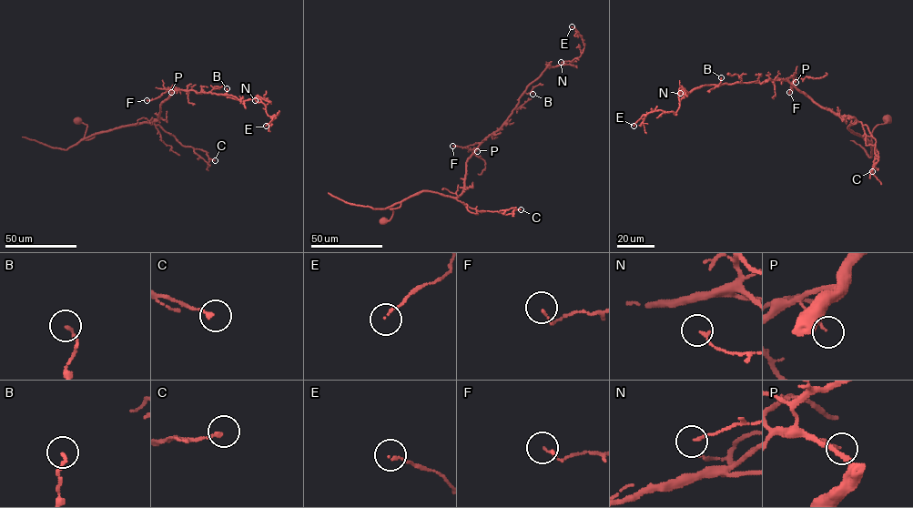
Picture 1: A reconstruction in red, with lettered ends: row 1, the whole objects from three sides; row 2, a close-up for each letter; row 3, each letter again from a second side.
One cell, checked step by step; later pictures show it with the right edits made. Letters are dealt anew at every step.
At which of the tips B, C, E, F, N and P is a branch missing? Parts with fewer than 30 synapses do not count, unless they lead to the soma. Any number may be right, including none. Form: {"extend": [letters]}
{"extend": []}

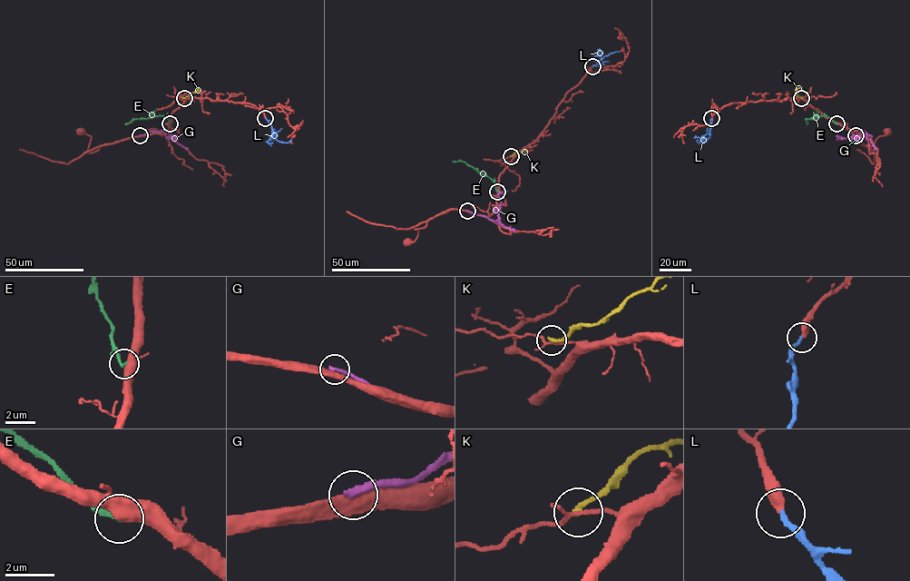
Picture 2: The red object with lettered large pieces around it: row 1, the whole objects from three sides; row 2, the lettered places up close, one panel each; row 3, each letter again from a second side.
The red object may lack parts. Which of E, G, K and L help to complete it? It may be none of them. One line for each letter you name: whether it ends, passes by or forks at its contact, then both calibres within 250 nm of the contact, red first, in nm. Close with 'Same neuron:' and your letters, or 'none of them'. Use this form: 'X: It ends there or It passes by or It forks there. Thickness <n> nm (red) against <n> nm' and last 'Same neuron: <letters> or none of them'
L: It ends there. Thickness 400 nm (red) against 240 nm
Same neuron: L

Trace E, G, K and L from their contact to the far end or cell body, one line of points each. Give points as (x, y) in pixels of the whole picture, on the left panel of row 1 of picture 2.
E: (170, 123), (167, 117), (162, 115), (133, 119), (125, 123)
G: (140, 135), (161, 131), (172, 140), (171, 137), (177, 139)
K: (184, 97), (199, 87)
L: (265, 118), (271, 127), (269, 139), (284, 142), (291, 140)

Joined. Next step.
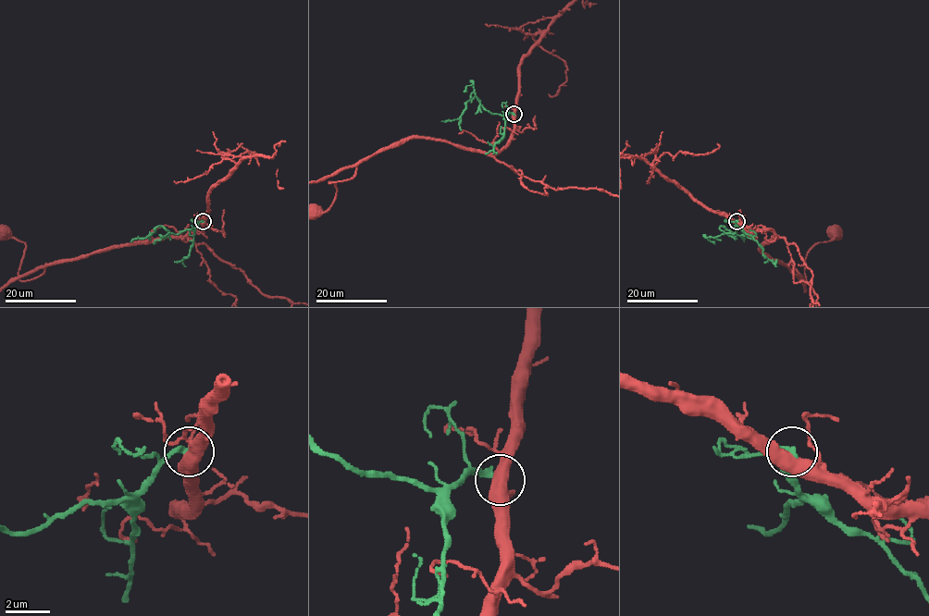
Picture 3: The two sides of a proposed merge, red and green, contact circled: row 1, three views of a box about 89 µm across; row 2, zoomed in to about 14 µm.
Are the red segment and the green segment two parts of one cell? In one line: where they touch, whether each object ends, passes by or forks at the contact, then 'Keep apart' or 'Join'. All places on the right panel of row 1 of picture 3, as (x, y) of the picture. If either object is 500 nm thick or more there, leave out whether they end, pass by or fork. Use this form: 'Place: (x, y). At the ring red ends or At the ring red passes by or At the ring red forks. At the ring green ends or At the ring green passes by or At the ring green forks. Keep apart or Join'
Place: (737, 221). Keep apart

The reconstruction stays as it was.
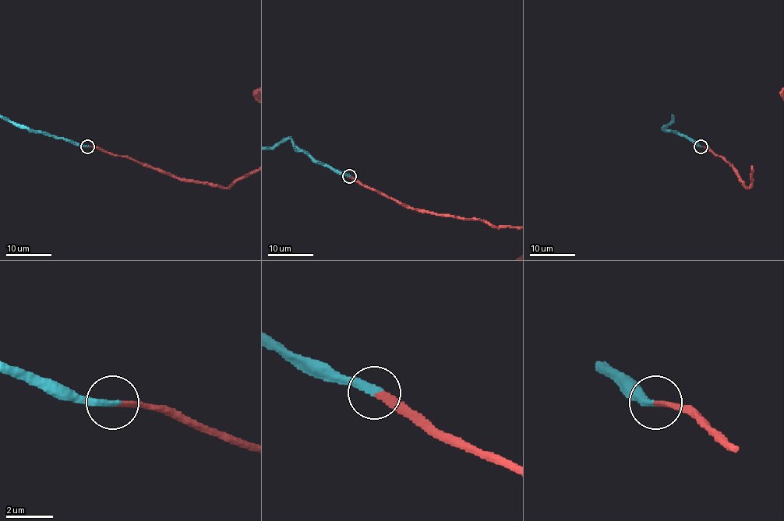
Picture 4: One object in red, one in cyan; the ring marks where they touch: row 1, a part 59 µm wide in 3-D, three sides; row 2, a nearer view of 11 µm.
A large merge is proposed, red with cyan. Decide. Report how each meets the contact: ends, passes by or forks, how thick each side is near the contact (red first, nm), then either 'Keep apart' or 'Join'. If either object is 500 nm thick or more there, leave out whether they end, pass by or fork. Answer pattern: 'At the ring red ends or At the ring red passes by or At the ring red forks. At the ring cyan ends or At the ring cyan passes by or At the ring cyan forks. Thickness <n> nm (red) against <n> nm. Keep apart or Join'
At the ring red ends. At the ring cyan ends. Thickness 240 nm (red) against 320 nm. Join

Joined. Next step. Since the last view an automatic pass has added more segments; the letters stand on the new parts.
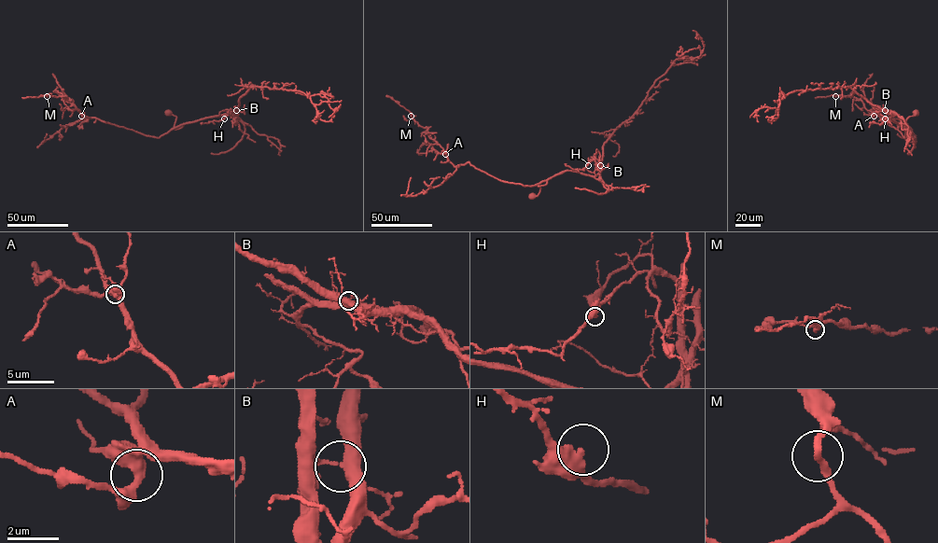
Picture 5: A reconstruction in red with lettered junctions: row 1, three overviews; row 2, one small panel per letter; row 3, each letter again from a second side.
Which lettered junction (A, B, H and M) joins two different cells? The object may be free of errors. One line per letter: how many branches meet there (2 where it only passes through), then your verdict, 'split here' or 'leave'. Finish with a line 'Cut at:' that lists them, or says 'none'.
A: 3 branches meet; leave
B: 3 branches meet; split here
H: 2 branches meet; leave
M: 2 branches meet; leave
Cut at: B

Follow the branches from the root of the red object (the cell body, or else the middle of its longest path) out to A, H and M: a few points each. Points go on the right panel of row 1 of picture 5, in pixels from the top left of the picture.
A: (916, 112), (906, 119), (905, 129), (900, 123), (904, 137), (882, 121), (886, 118), (874, 116)
H: (916, 112), (906, 119), (905, 129), (890, 118), (894, 112), (879, 111), (885, 118)
M: (916, 112), (906, 119), (905, 129), (900, 123), (904, 137), (861, 101), (835, 96)

